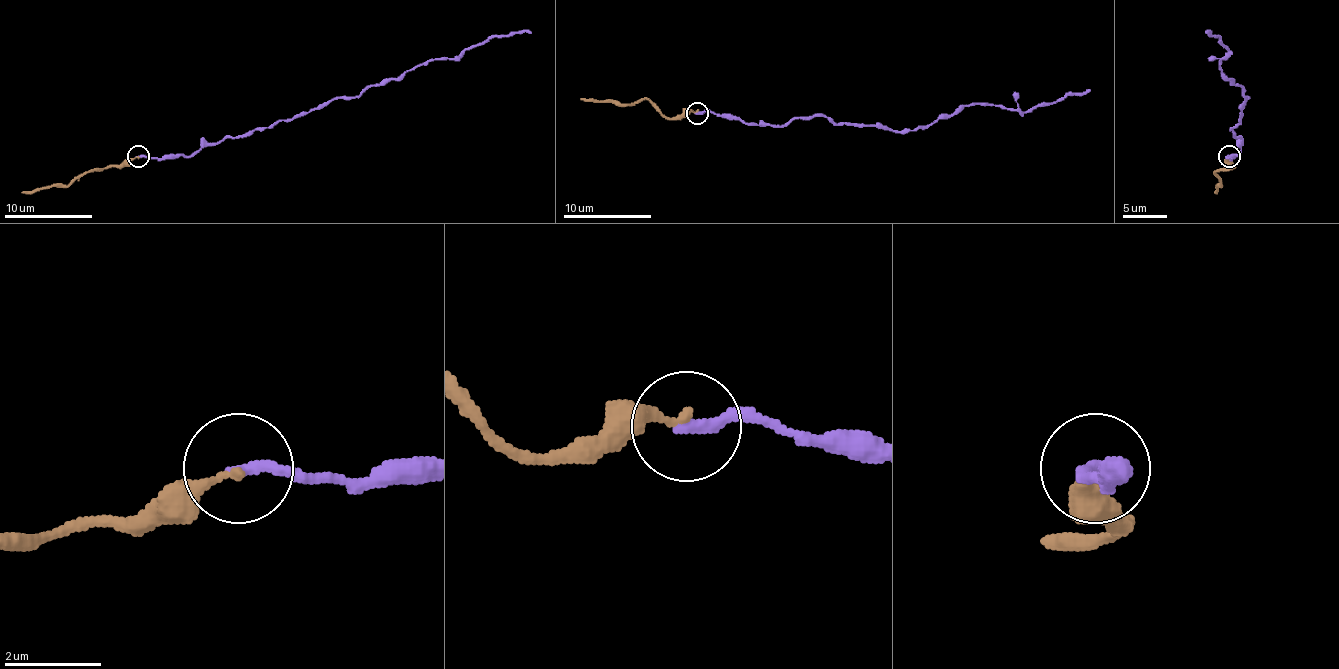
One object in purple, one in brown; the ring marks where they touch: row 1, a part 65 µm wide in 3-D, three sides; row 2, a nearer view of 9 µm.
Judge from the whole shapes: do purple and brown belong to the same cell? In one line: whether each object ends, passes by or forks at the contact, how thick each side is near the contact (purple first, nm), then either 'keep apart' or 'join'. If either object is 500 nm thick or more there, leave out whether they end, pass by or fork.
purple ends | brown ends | 240/190 nm | join

